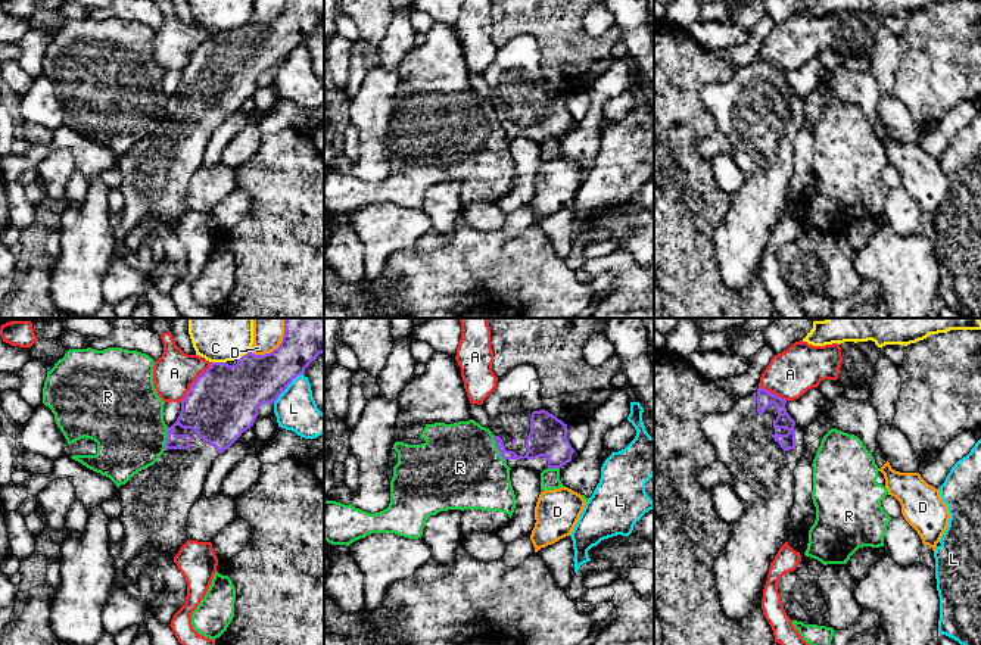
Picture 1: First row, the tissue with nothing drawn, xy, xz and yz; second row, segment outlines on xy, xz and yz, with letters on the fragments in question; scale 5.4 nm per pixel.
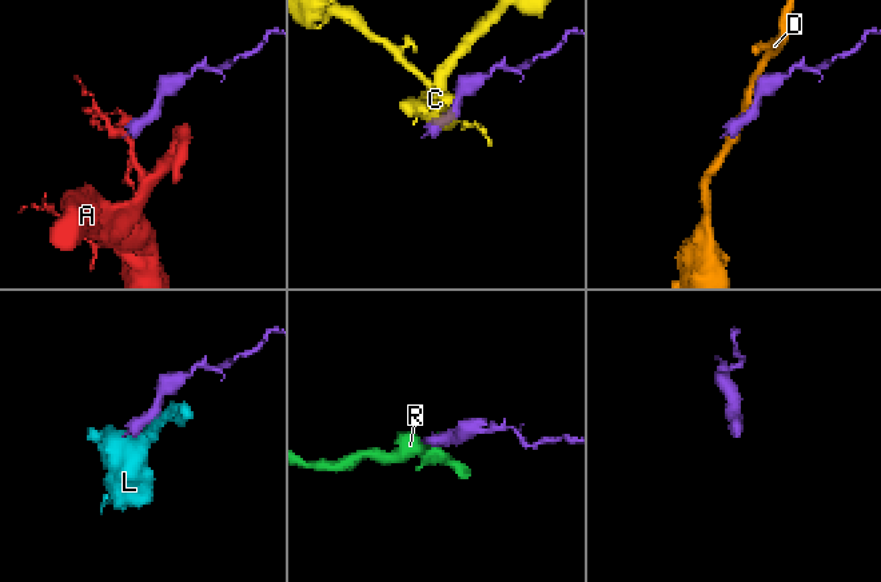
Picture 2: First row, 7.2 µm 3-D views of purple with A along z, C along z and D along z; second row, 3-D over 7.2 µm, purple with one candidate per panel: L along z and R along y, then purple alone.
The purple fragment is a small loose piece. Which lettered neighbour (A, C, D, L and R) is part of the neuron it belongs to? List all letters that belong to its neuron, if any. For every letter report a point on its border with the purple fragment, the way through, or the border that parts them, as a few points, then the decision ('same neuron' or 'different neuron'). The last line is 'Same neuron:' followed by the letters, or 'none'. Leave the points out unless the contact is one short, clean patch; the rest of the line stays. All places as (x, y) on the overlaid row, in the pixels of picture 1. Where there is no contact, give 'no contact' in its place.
A: contact xy (195, 382); border xy (212, 362), (180, 401); different neuron
C: contact xy (243, 355); different neuron
D: contact xy (279, 346); different neuron
L: contact xy (286, 388); different neuron
R: contact xz (498, 448); different neuron
Same neuron: none

